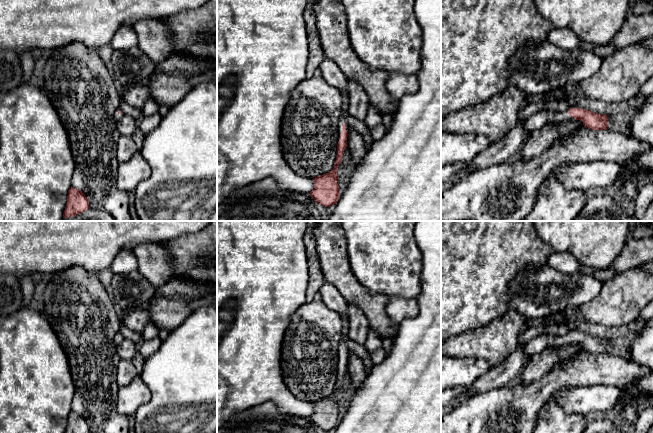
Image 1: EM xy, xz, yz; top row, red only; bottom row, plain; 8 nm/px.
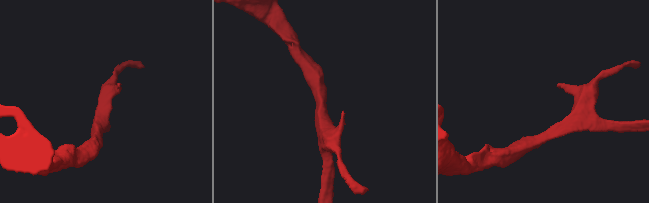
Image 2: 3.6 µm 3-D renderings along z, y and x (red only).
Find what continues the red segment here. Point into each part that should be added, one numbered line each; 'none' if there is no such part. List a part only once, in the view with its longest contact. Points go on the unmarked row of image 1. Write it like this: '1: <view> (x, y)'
none

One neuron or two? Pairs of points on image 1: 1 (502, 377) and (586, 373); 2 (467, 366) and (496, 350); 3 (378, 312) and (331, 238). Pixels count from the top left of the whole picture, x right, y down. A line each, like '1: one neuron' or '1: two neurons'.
1: two neurons
2: two neurons
3: one neuron

